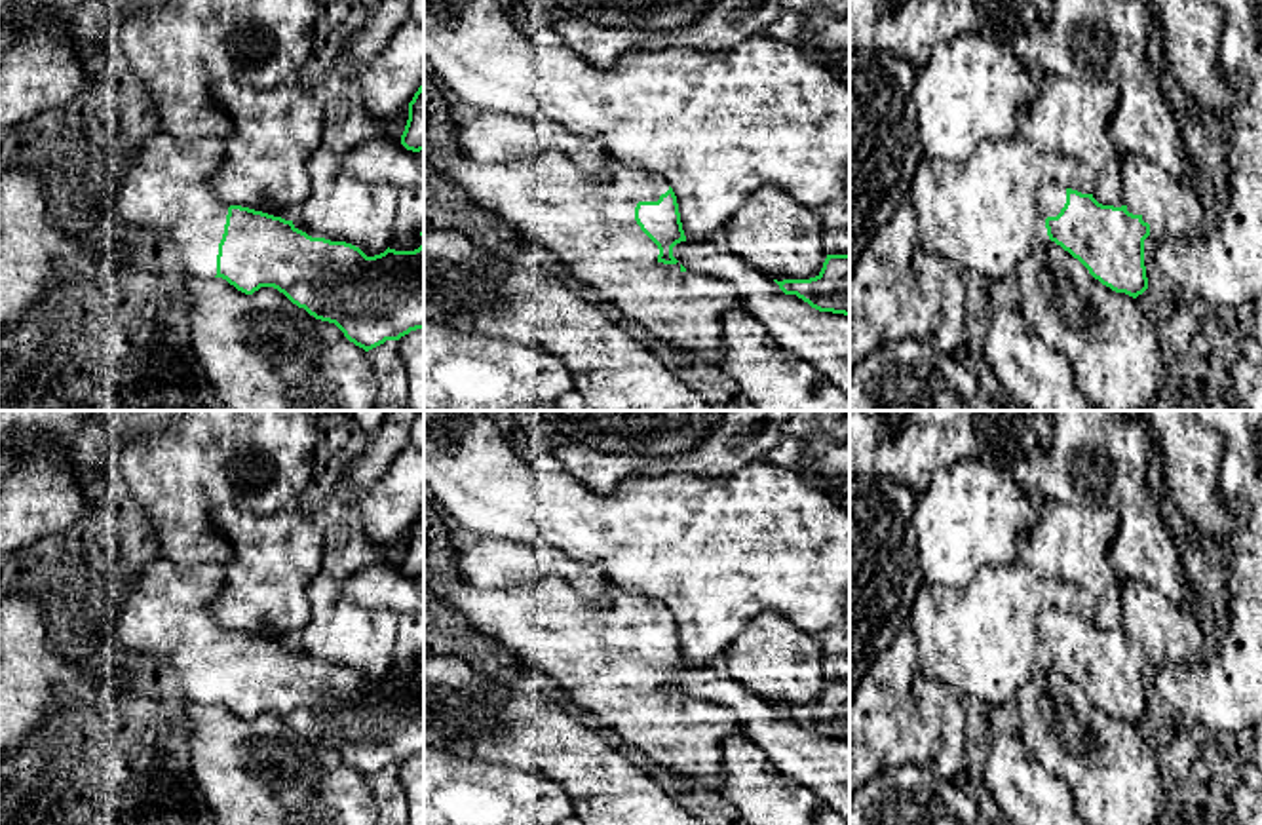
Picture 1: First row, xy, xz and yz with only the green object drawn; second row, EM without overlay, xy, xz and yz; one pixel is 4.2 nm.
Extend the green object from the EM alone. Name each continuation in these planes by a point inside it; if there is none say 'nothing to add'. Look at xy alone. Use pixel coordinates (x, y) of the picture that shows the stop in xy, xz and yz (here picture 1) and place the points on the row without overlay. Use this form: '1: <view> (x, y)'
1: xy (166, 613)

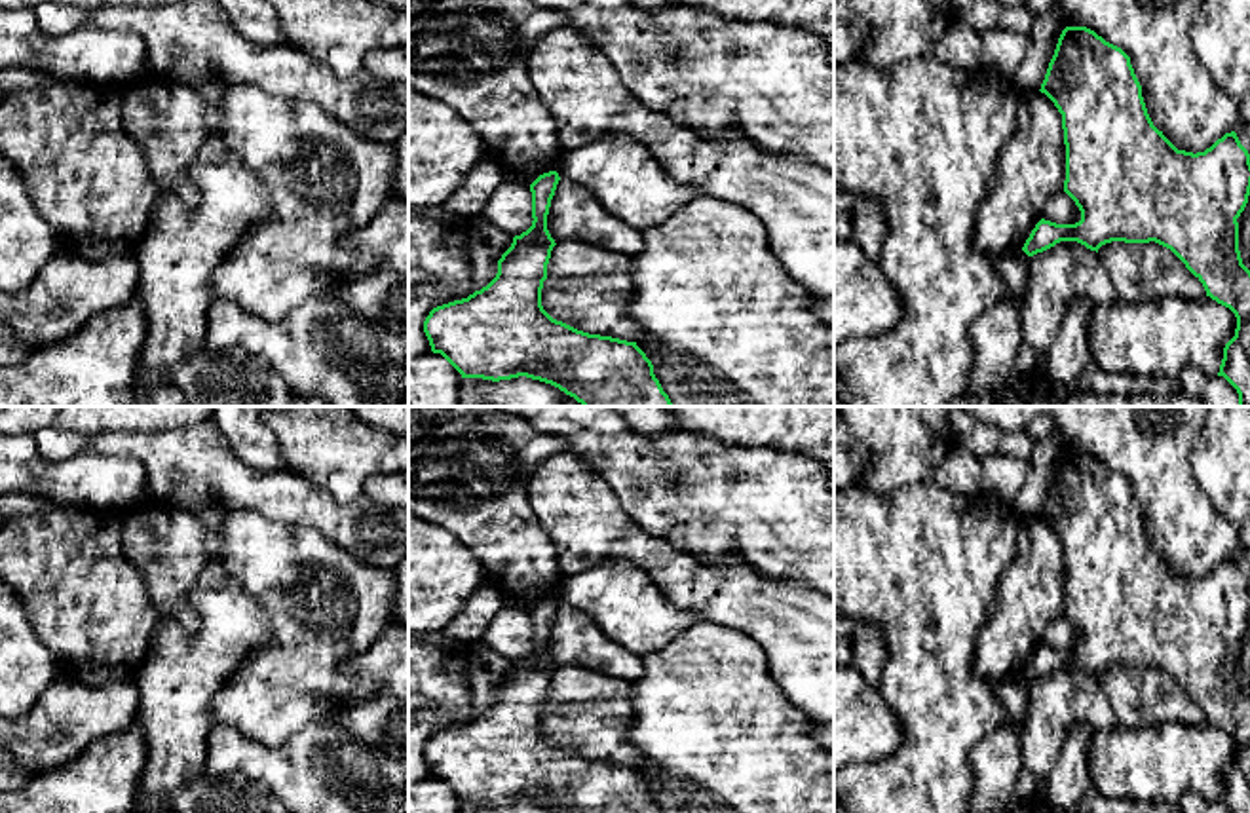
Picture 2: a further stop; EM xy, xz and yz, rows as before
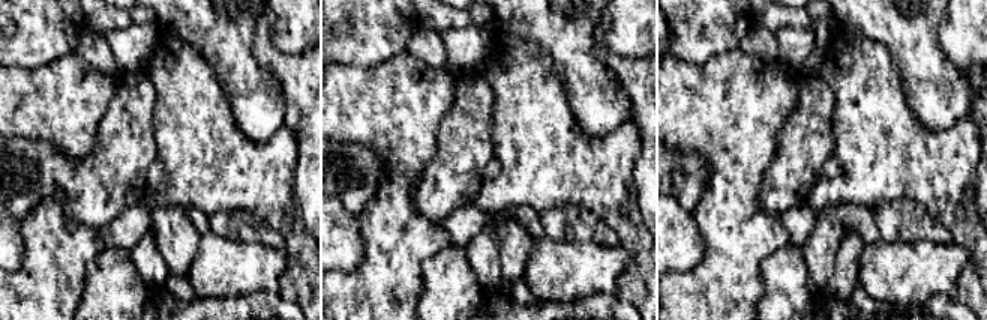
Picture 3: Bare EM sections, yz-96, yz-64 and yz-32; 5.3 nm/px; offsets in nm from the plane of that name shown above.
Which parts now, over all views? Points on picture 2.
nothing to add

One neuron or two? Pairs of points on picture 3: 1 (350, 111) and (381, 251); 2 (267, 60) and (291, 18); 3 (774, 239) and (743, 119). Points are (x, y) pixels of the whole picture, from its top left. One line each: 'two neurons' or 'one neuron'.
1: one neuron
2: two neurons
3: one neuron

